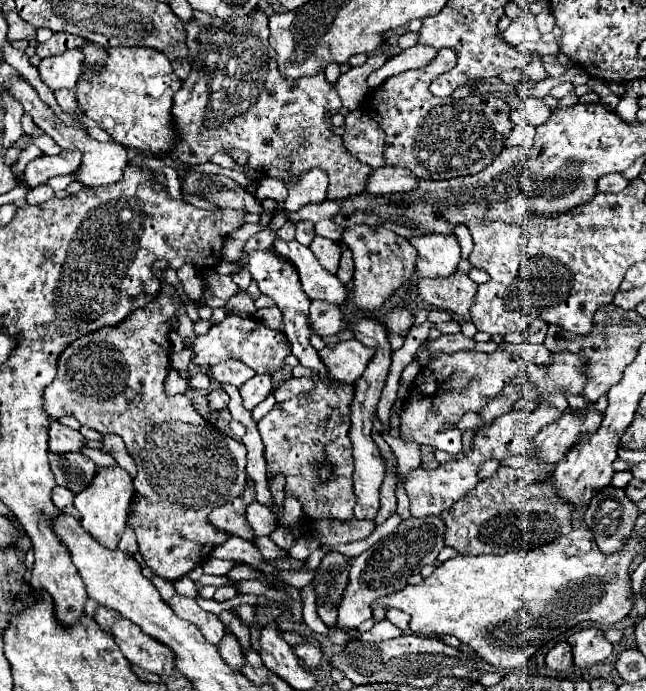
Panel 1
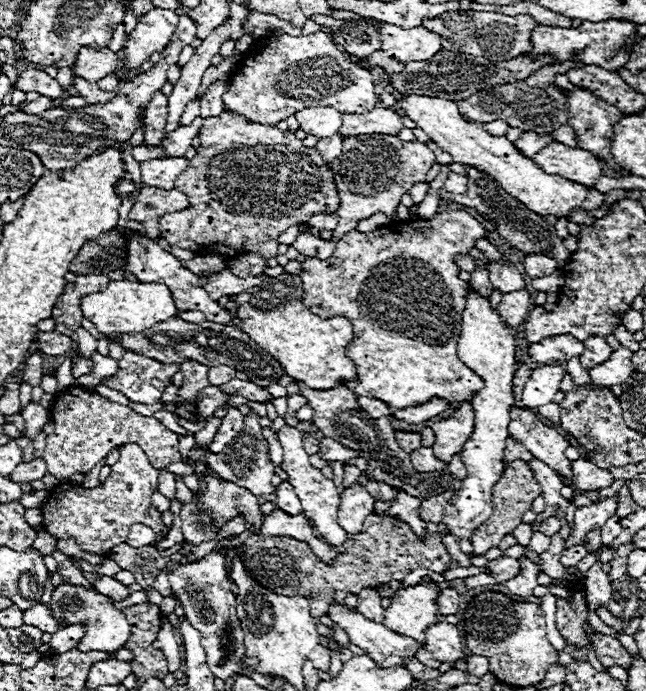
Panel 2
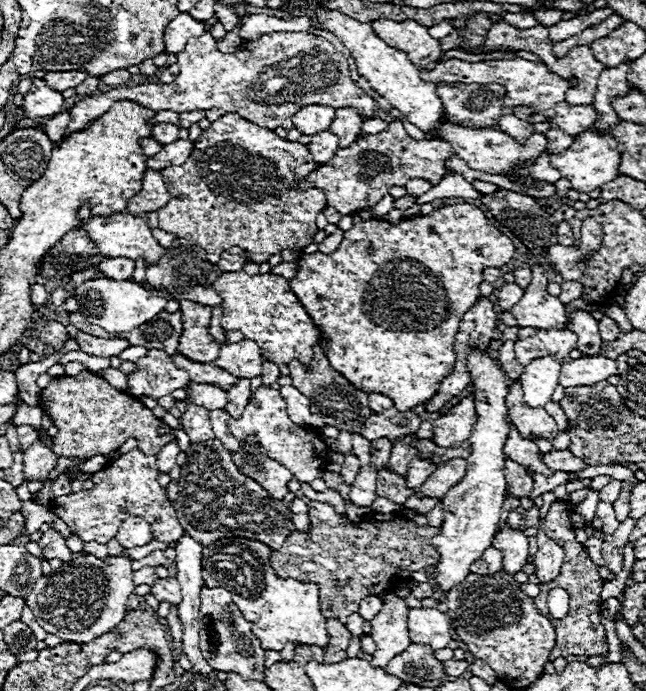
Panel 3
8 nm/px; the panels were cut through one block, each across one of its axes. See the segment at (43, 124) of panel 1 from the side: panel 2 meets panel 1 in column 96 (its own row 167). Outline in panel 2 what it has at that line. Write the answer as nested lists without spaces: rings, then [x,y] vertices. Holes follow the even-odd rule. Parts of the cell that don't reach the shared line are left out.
[[[184,156],[180,158],[154,158],[142,162],[142,182],[148,186],[158,186],[162,190],[172,190],[174,180],[180,172],[184,172],[188,166],[188,160]]]

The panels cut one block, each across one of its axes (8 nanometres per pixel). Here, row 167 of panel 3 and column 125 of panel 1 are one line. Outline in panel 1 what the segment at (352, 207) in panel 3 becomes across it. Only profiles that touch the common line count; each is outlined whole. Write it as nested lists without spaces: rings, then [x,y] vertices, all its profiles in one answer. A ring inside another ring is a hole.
[[[160,290],[156,294],[156,298],[144,306],[142,310],[136,310],[132,312],[126,320],[122,320],[116,328],[100,328],[92,334],[86,334],[84,338],[78,338],[76,342],[72,342],[58,358],[58,372],[56,372],[56,378],[52,380],[52,384],[44,390],[44,412],[50,416],[50,418],[62,418],[62,416],[74,416],[82,426],[88,426],[96,432],[100,432],[102,436],[106,434],[118,434],[122,436],[130,456],[136,460],[138,464],[138,476],[134,478],[134,506],[132,506],[132,512],[128,516],[128,528],[136,534],[136,540],[138,540],[138,546],[140,546],[140,554],[146,562],[148,568],[154,570],[156,576],[164,578],[164,580],[176,581],[178,578],[190,574],[194,568],[206,562],[210,556],[212,556],[212,550],[218,546],[218,544],[224,544],[230,534],[212,526],[208,522],[208,514],[216,508],[216,506],[222,506],[224,500],[232,500],[232,498],[238,498],[242,492],[244,492],[244,486],[246,486],[246,480],[248,480],[248,474],[246,474],[246,446],[238,440],[232,440],[230,436],[226,436],[224,432],[220,432],[216,426],[212,426],[208,420],[204,420],[196,408],[194,408],[194,402],[186,396],[186,394],[176,394],[176,396],[168,396],[166,394],[166,386],[164,386],[164,380],[166,380],[166,374],[170,372],[170,340],[168,340],[168,326],[166,326],[166,320],[168,318],[174,318],[178,316],[176,308],[172,306],[170,298]]]

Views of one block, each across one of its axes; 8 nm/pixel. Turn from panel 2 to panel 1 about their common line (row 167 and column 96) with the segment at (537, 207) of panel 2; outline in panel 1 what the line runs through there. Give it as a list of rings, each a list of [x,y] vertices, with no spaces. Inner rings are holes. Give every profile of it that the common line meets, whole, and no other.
[[[110,466],[110,468],[98,468],[94,480],[90,486],[76,494],[74,506],[80,510],[82,518],[80,524],[86,532],[90,532],[102,546],[114,550],[118,548],[118,542],[126,530],[126,516],[128,516],[128,506],[134,496],[134,486],[132,486],[132,476],[120,468],[120,466]]]

